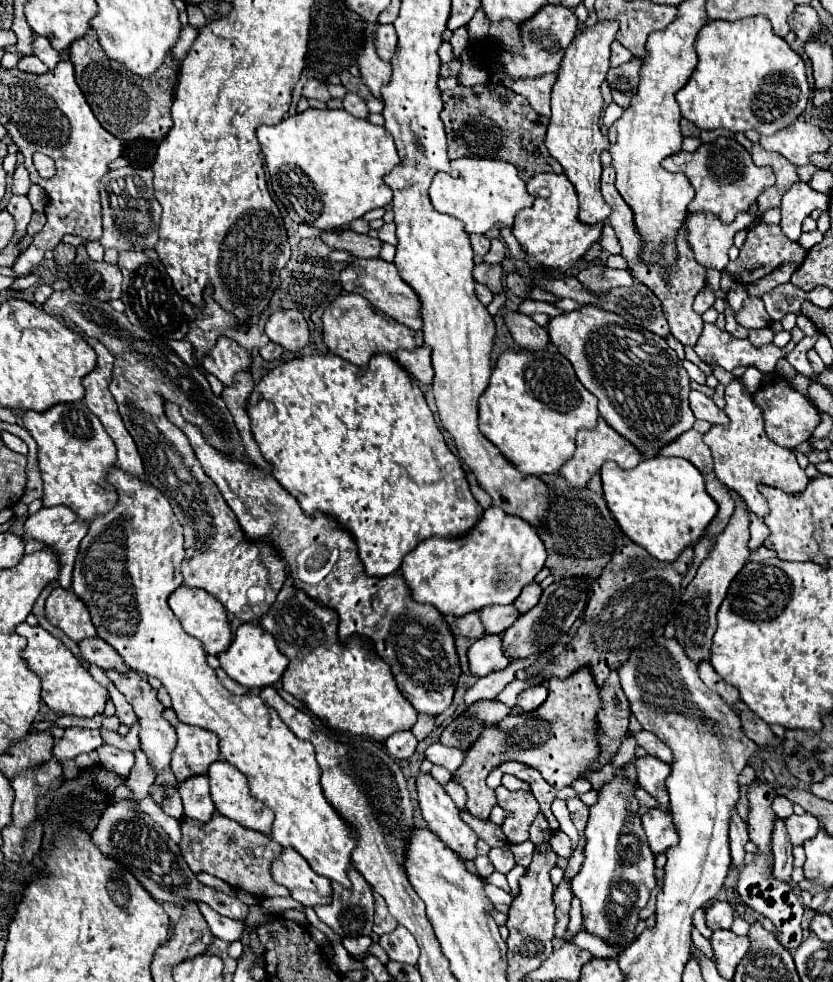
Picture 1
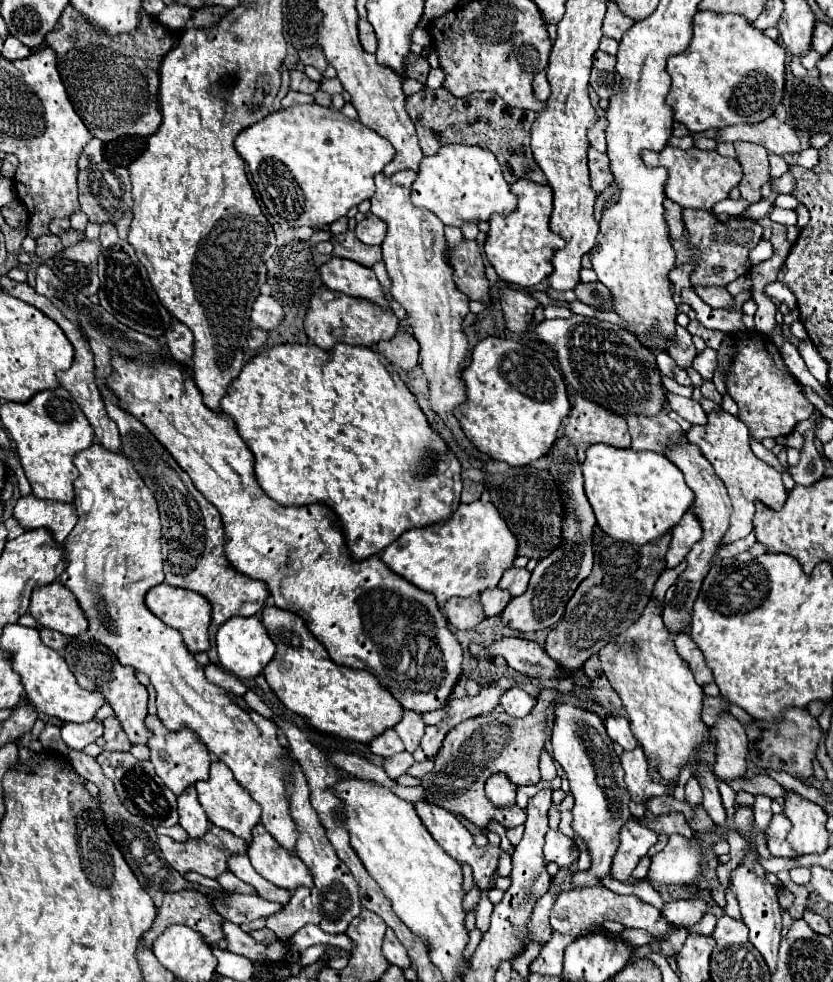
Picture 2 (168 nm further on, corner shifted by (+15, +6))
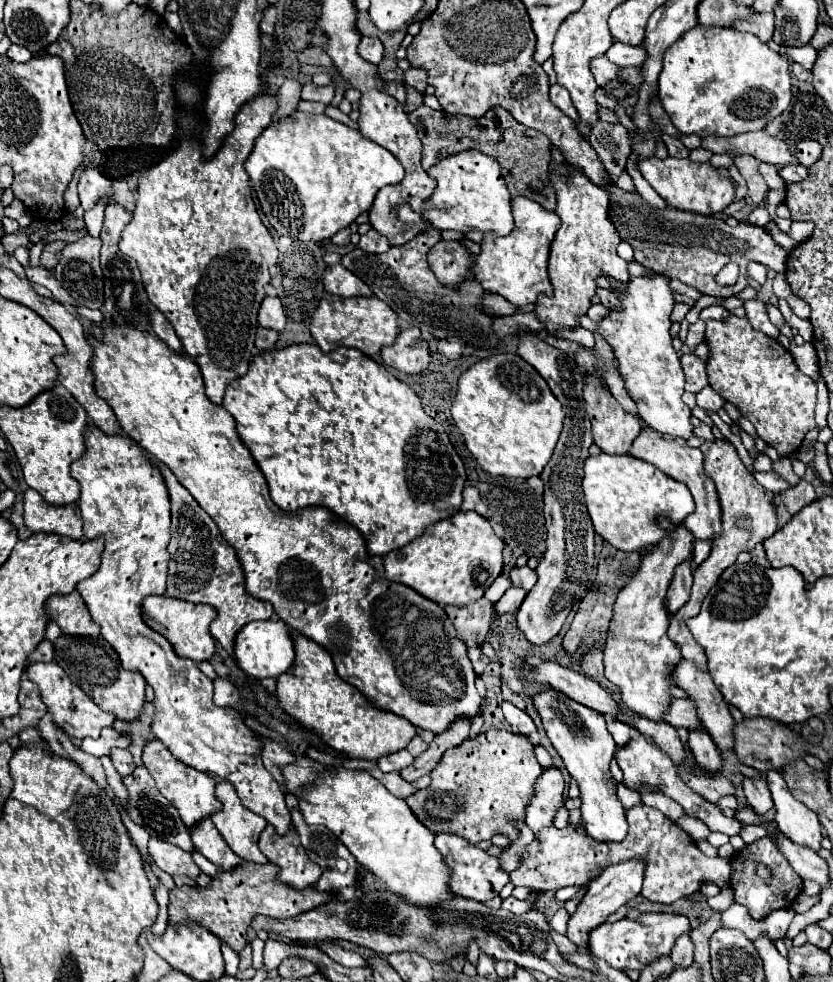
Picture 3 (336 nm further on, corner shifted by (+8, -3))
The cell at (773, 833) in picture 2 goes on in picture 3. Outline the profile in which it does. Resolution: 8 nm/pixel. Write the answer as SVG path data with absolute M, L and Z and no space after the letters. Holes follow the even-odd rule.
M767 836L749 844L749 846L745 846L743 850L739 850L731 858L731 868L733 868L733 872L731 872L729 888L733 890L735 902L743 904L749 910L749 914L757 920L761 920L763 914L767 914L767 912L781 910L781 908L791 908L793 902L797 900L797 896L803 890L803 878L799 878L799 874L795 874L795 870L791 870L791 866L787 866L787 860L783 858L783 854L779 854L779 848ZM759 864L769 868L769 872L771 872L769 880L765 880L757 874Z

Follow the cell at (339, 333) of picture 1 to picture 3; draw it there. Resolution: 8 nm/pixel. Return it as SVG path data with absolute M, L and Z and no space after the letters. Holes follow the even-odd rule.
M325 296L313 318L311 318L311 334L315 338L315 344L323 352L331 352L335 348L347 346L347 348L357 348L367 356L377 354L383 346L391 346L391 342L399 334L397 318L393 310L379 298L369 296L369 298L341 298L341 296Z

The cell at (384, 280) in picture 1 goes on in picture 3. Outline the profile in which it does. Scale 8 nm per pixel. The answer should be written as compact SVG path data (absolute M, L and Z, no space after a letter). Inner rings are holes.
M341 264L329 266L323 274L323 286L329 294L337 294L343 298L351 298L351 296L371 296L369 286L355 278L355 274L351 274L347 268L343 268Z

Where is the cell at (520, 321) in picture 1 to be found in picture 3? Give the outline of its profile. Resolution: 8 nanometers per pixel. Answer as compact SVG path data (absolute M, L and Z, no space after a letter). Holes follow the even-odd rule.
M437 242L427 254L431 270L439 282L447 282L447 286L455 286L455 282L463 282L465 274L471 266L471 254L459 242Z

